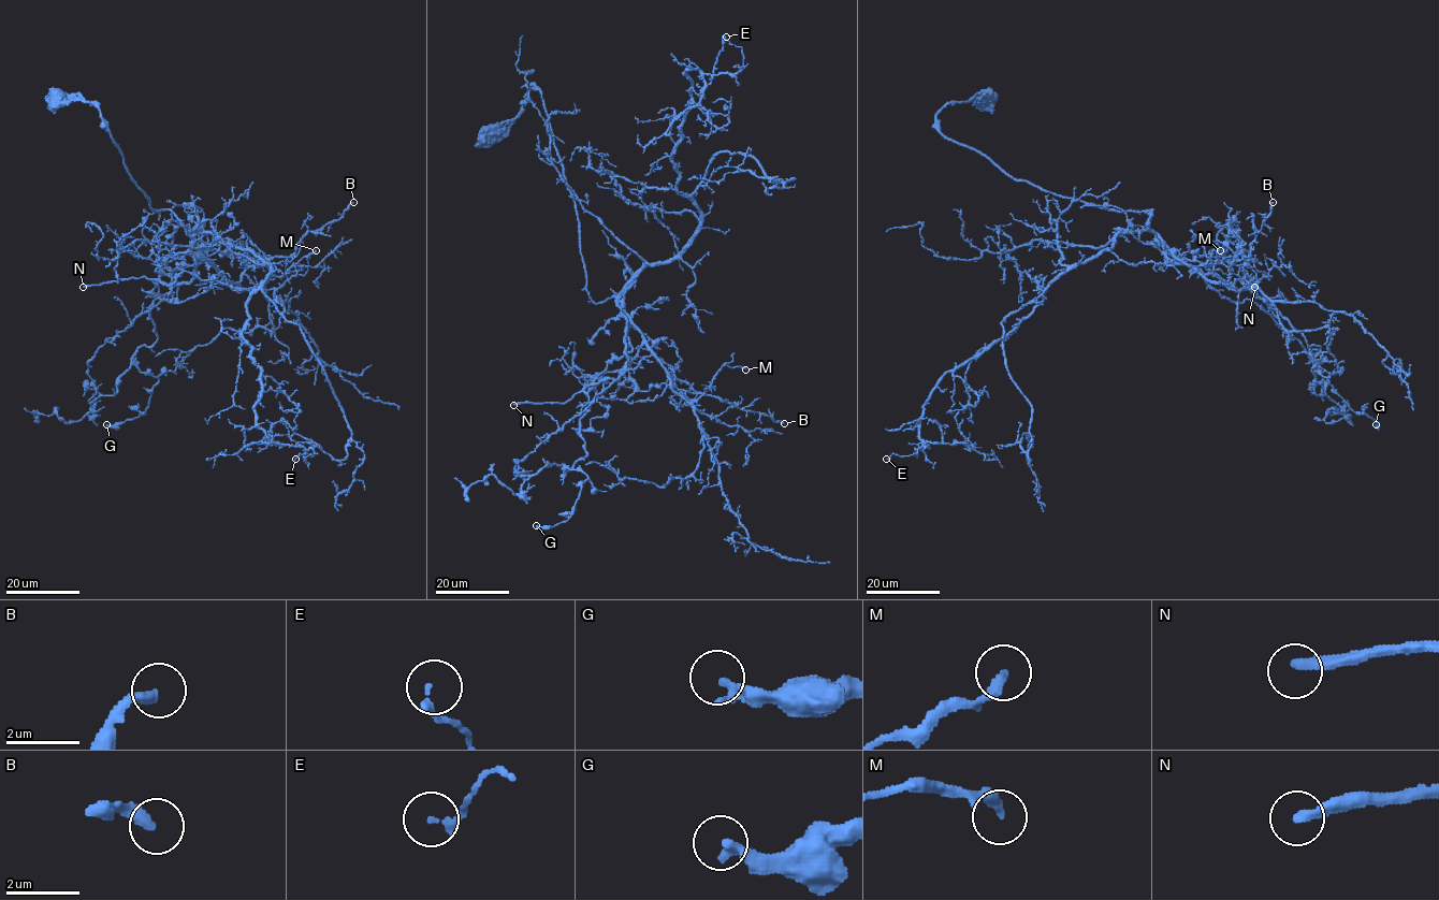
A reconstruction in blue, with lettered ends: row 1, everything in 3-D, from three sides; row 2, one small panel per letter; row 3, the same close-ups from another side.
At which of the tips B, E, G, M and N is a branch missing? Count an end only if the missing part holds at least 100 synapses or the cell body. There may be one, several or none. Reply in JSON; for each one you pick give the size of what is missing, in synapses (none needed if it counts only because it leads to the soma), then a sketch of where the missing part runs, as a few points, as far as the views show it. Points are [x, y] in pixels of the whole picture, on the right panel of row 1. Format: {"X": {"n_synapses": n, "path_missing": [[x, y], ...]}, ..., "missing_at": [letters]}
{"N": {"n_synapses": 250, "path_missing": [[1254, 287], [1252, 291], [1246, 288], [1230, 266], [1235, 266], [1203, 278], [1180, 264], [1139, 267], [1115, 245]]}, "missing_at": ["N"]}

